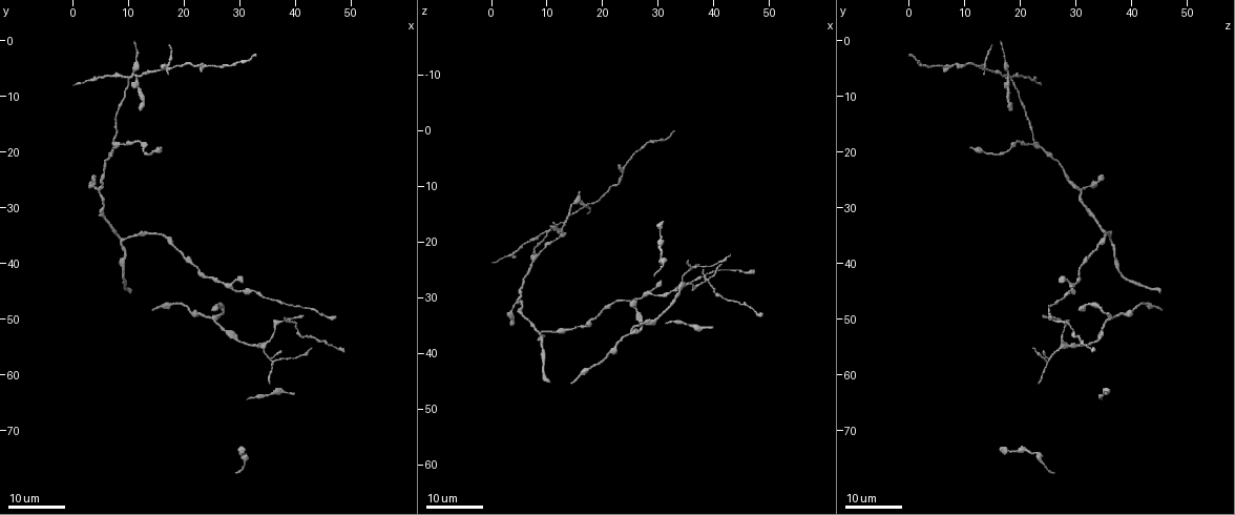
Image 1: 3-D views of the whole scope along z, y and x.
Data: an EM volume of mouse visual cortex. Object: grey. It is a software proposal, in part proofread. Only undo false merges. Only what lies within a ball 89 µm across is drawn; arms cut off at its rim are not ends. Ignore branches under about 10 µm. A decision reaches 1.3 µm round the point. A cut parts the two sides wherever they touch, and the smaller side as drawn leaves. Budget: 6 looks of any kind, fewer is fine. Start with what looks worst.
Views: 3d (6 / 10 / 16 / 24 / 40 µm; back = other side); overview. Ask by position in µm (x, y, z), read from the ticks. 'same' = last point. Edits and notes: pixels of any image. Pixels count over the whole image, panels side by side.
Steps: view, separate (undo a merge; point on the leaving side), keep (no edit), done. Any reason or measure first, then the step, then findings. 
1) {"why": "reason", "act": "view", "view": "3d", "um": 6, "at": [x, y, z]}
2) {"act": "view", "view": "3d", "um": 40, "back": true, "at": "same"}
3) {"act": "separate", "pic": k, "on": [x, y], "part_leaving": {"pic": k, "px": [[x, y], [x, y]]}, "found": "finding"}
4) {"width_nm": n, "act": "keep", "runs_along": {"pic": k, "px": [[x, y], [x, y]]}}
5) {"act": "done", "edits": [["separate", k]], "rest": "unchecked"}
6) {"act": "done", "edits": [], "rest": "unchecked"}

{"why": "four-way junction", "act": "view", "view": "3d", "um": 24, "at": [39.0, 50.0, 27.0]}

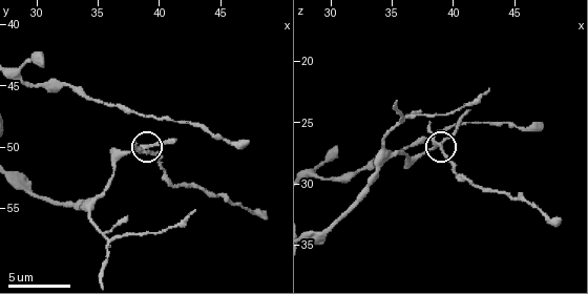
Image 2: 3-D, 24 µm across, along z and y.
{"act": "view", "view": "3d", "um": 6, "at": [38.8, 50.4, 26.6]}

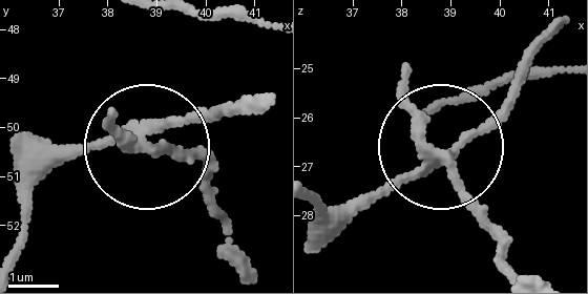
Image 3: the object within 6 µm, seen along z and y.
{"act": "keep", "found": "one neuron here"}

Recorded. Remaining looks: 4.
{"why": "a fork", "act": "view", "view": "3d", "um": 16, "at": [34.0, 54.8, 27.6]}

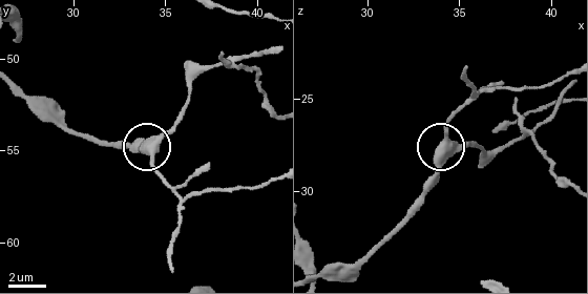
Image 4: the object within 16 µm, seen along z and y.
{"why": "zoom in", "act": "view", "view": "3d", "um": 6, "at": [33.9, 55.0, 27.5]}

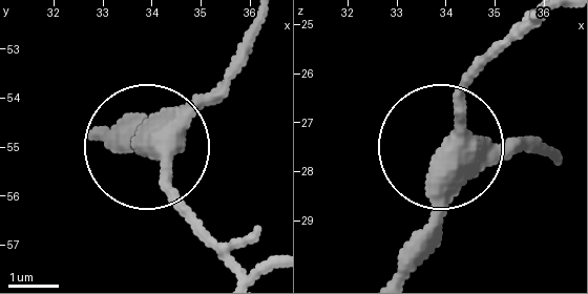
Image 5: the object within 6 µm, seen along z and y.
{"side_arm_um": 30, "act": "keep", "runs_along": {"pic": 5, "px": [[552, 151], [443, 143], [464, 85], [506, 39]]}, "found": "continuous, no second neuron"}

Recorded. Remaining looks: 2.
{"act": "done", "edits": [], "rest": "unchecked"}

